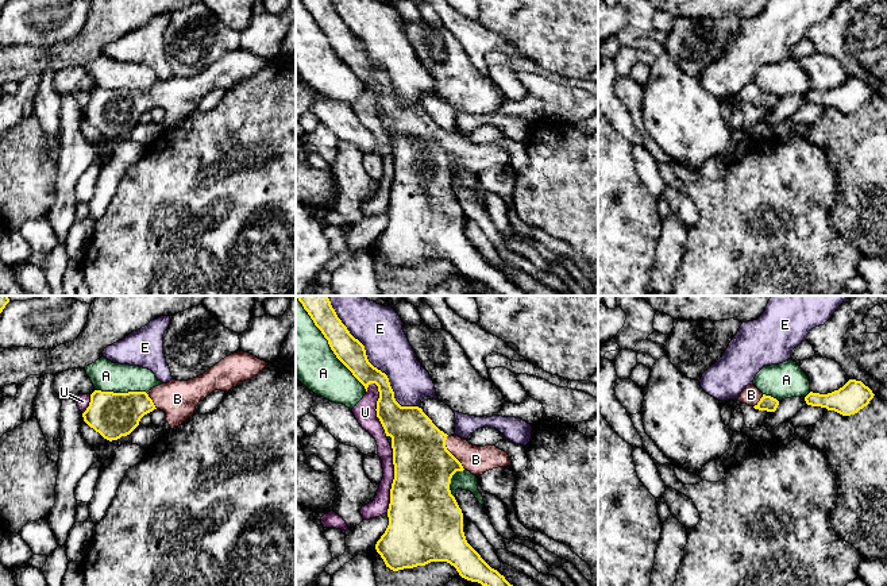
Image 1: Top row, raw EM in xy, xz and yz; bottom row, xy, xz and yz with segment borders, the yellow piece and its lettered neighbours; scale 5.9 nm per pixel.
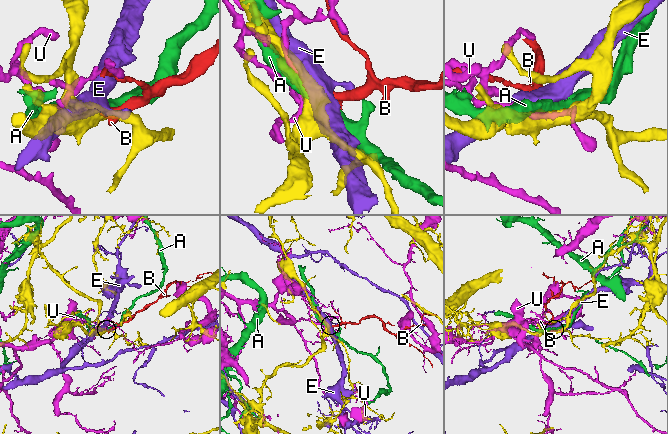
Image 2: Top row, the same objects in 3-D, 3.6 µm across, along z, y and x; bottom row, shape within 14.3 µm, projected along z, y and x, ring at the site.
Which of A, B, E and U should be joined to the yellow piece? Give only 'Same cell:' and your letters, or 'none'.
Same cell: B

